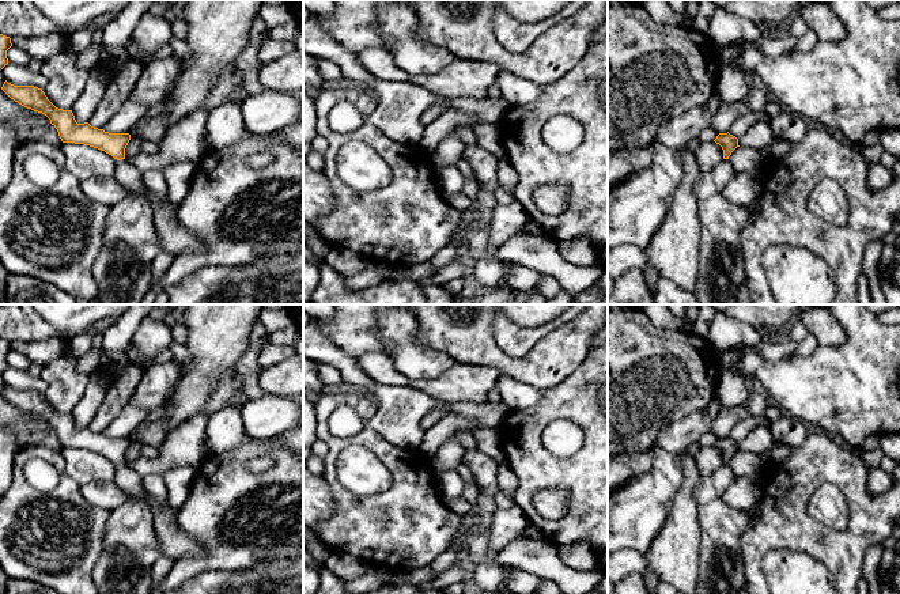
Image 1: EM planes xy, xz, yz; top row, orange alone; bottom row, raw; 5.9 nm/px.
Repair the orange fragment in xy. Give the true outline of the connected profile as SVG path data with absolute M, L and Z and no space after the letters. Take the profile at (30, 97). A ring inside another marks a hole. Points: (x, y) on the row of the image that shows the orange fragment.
M5 80L1 90L19 105L45 114L57 129L63 143L90 145L105 151L118 160L114 178L126 190L126 196L110 207L103 243L92 265L92 276L98 287L95 304L140 304L151 288L151 265L162 251L162 247L154 224L154 208L143 192L141 173L125 158L125 148L131 140L131 135L109 133L91 126L88 122L77 124L72 110L56 107L42 88L14 86Z

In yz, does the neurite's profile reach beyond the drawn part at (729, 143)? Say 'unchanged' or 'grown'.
grown

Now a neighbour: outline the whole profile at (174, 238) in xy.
M145 186L143 192L154 208L154 224L162 251L178 256L182 251L201 250L198 238L174 217L174 205L170 201L159 203Z

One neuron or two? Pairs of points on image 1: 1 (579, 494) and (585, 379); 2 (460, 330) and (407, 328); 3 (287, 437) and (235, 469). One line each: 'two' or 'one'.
1: one
2: two
3: two

